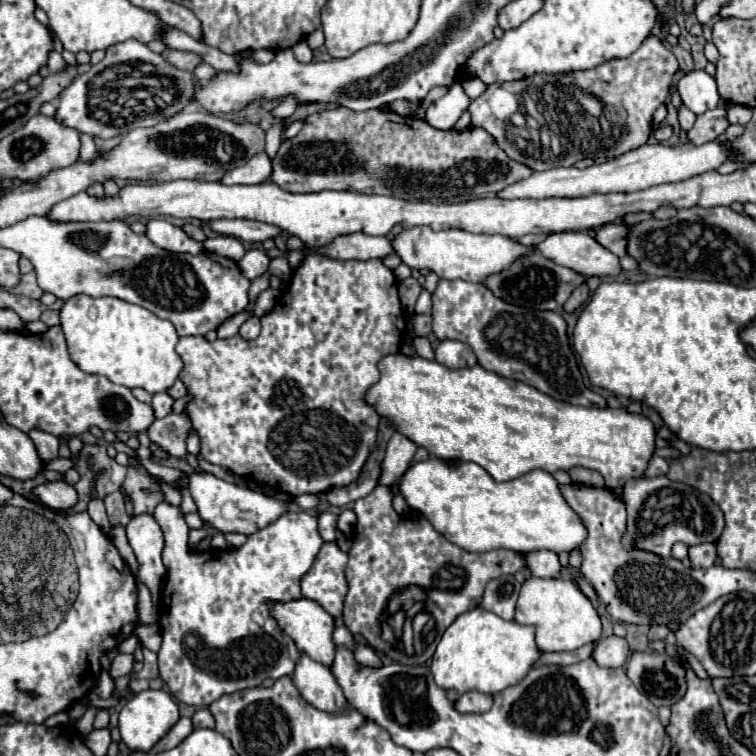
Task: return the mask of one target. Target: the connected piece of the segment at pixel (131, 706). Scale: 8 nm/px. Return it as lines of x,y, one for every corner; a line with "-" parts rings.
145,690
131,696
131,700
127,700
127,704
123,706
119,714
119,730
121,730
123,742
131,750
149,752
177,724
177,720
179,720
179,708
173,702
171,694
163,690

